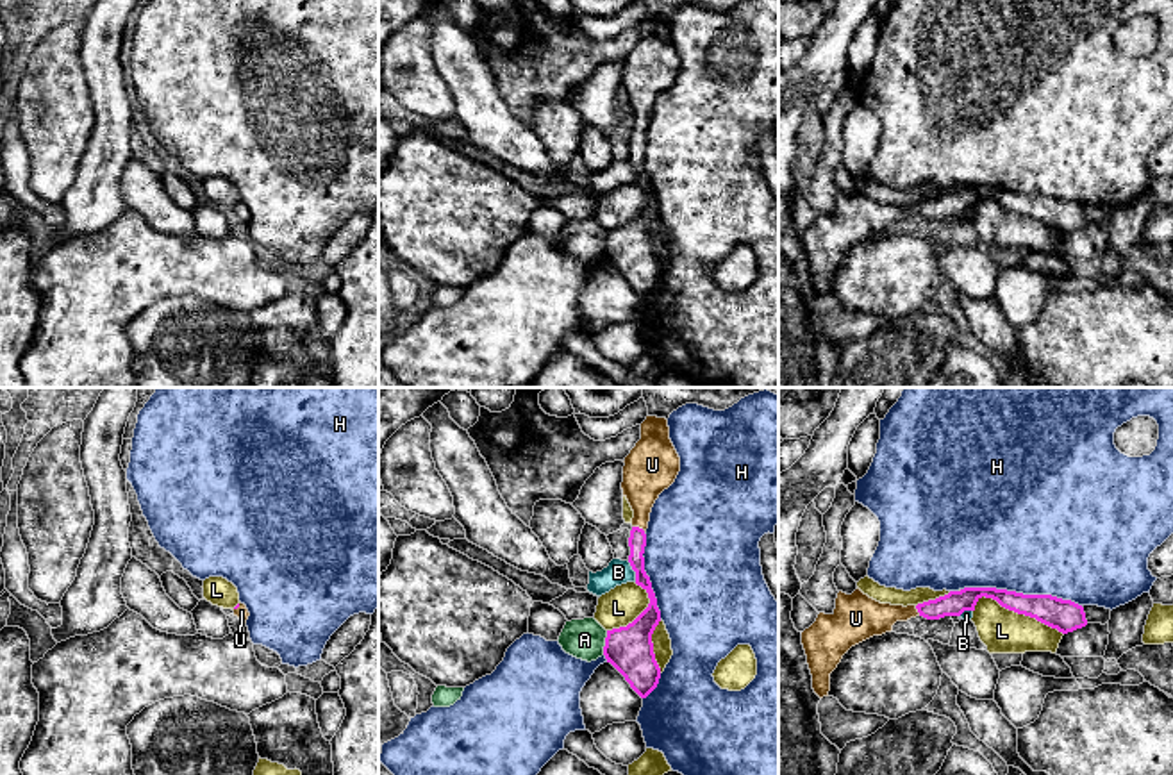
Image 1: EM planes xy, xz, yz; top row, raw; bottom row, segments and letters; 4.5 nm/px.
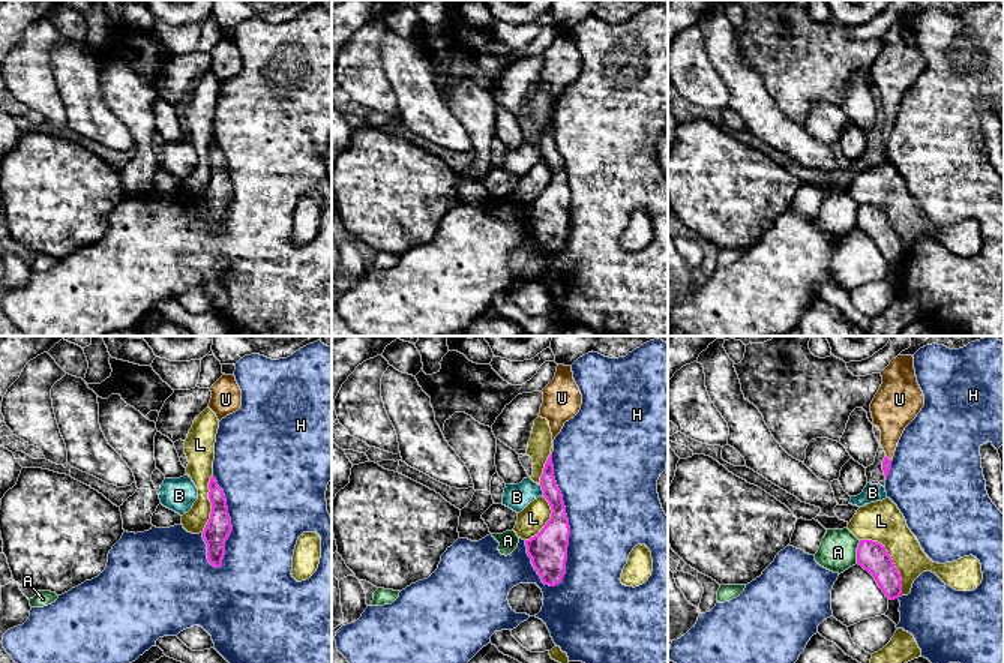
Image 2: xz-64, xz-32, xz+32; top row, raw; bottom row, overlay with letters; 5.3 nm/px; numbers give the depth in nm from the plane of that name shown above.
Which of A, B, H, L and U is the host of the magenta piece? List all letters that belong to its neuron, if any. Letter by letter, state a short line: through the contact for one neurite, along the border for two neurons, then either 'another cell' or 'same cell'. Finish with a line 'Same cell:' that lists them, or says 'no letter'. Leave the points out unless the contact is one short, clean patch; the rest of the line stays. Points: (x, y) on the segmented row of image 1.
A: xz (607, 631), (602, 654) | another cell
B: xz (627, 561), (636, 581) | another cell
H: another cell
L: another cell
U: xz (638, 538), (638, 527), (647, 474) | same cell
Same cell: U

